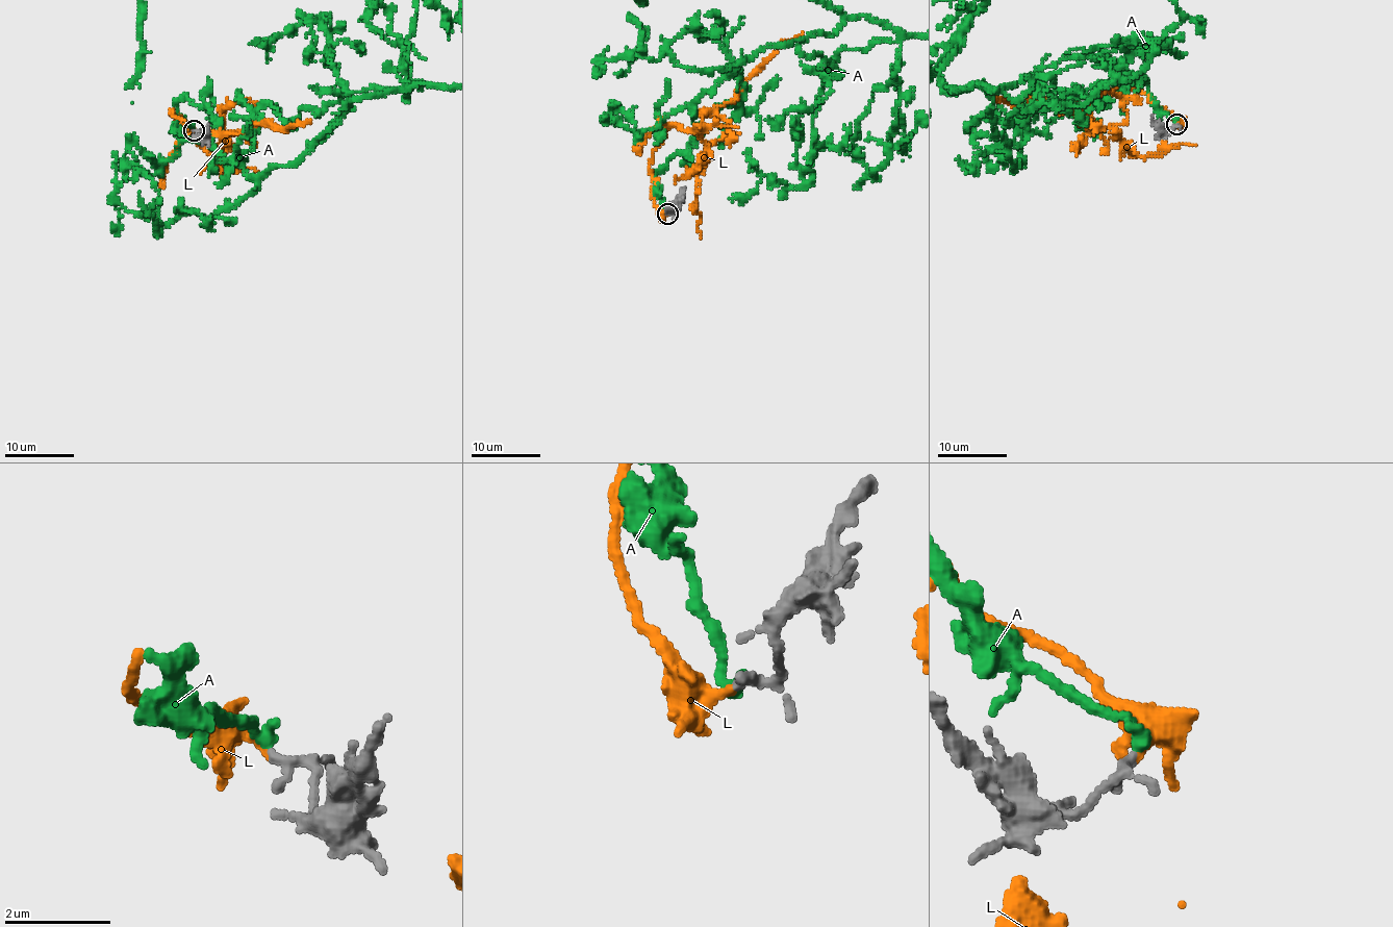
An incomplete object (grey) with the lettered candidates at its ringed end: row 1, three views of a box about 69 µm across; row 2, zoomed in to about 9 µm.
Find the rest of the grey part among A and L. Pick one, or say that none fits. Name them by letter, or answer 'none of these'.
L

